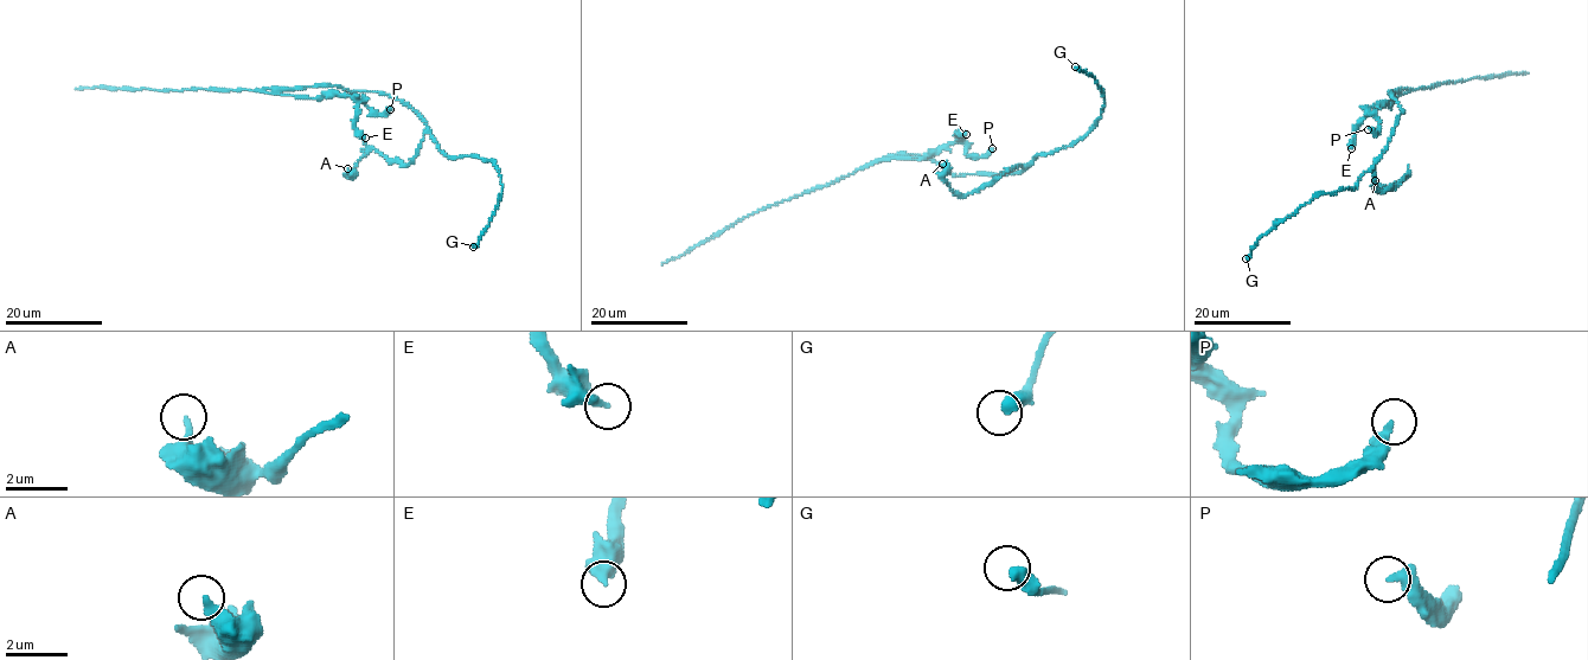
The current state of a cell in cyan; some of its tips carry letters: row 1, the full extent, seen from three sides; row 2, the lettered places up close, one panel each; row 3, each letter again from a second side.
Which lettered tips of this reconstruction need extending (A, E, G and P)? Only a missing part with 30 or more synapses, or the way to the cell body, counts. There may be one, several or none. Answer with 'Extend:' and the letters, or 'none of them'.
Extend: none of them

